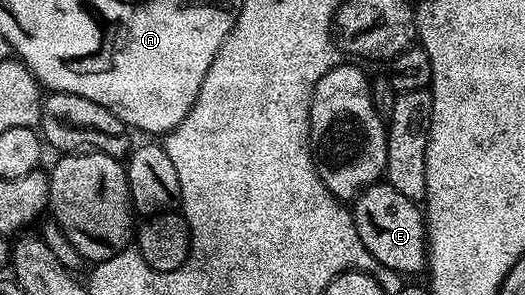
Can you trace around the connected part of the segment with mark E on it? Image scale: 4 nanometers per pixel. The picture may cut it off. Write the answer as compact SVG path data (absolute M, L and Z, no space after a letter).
M382 180L366 186L351 202L353 223L359 232L359 240L363 240L363 248L375 256L378 266L386 266L402 276L417 274L427 266L427 239L425 237L425 216L422 207L418 203L407 200L403 192L395 192L395 188Z

